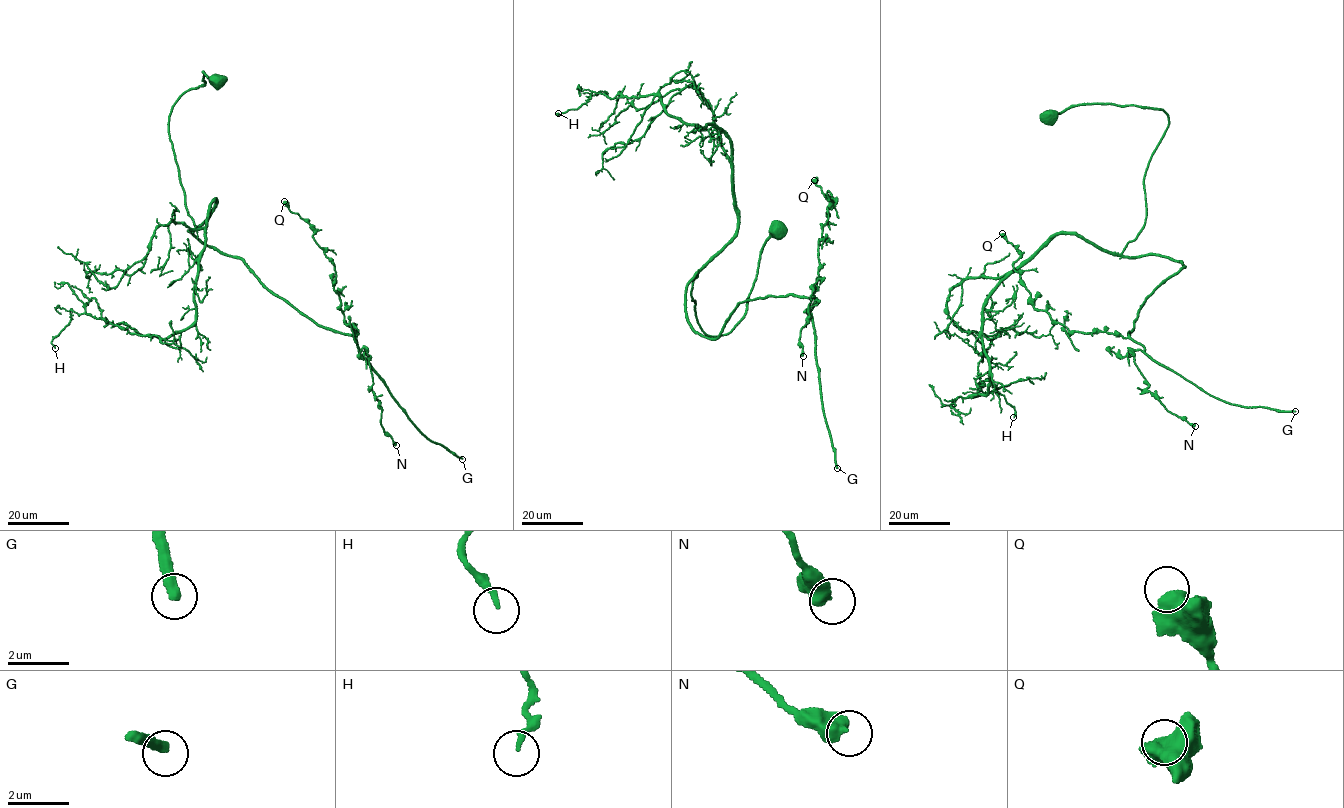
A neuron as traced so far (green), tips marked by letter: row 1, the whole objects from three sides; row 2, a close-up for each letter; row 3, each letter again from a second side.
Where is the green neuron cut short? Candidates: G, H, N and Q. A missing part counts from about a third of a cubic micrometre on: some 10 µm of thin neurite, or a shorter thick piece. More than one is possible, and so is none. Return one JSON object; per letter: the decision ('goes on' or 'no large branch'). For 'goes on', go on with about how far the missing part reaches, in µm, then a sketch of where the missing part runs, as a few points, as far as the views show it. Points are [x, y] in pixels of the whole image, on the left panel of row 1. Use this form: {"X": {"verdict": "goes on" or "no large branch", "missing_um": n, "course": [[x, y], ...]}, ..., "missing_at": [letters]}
{"G": {"verdict": "goes on", "missing_um": 80}, "H": {"verdict": "no large branch"}, "N": {"verdict": "no large branch"}, "Q": {"verdict": "no large branch"}, "missing_at": ["G"]}

